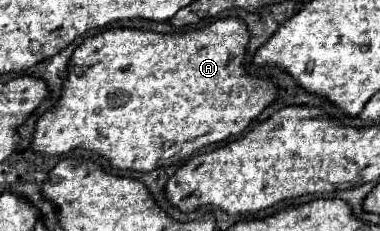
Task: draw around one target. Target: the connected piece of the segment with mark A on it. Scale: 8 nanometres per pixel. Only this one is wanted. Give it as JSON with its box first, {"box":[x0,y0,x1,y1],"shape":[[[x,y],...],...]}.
{"box":[32,17,278,171],"shape":[[[236,17],[218,19],[218,21],[214,21],[212,25],[208,25],[204,29],[194,29],[194,31],[186,31],[186,33],[156,33],[156,31],[146,31],[146,29],[136,29],[136,27],[104,29],[102,33],[84,39],[84,43],[76,47],[76,51],[72,55],[72,65],[78,71],[68,71],[68,79],[64,83],[60,101],[38,119],[36,135],[34,135],[34,141],[32,141],[32,149],[42,153],[42,155],[62,155],[62,153],[68,153],[70,149],[84,147],[84,149],[92,149],[92,151],[108,157],[110,163],[116,169],[154,171],[158,167],[174,165],[174,163],[180,163],[180,161],[188,159],[186,155],[194,153],[196,149],[202,149],[206,145],[224,141],[230,135],[242,133],[250,125],[250,121],[254,117],[258,117],[278,95],[278,85],[270,77],[254,77],[254,75],[250,75],[246,71],[244,59],[246,59],[246,53],[248,53],[248,41],[250,41],[248,27],[246,27],[246,23],[242,19],[236,19]]]}

